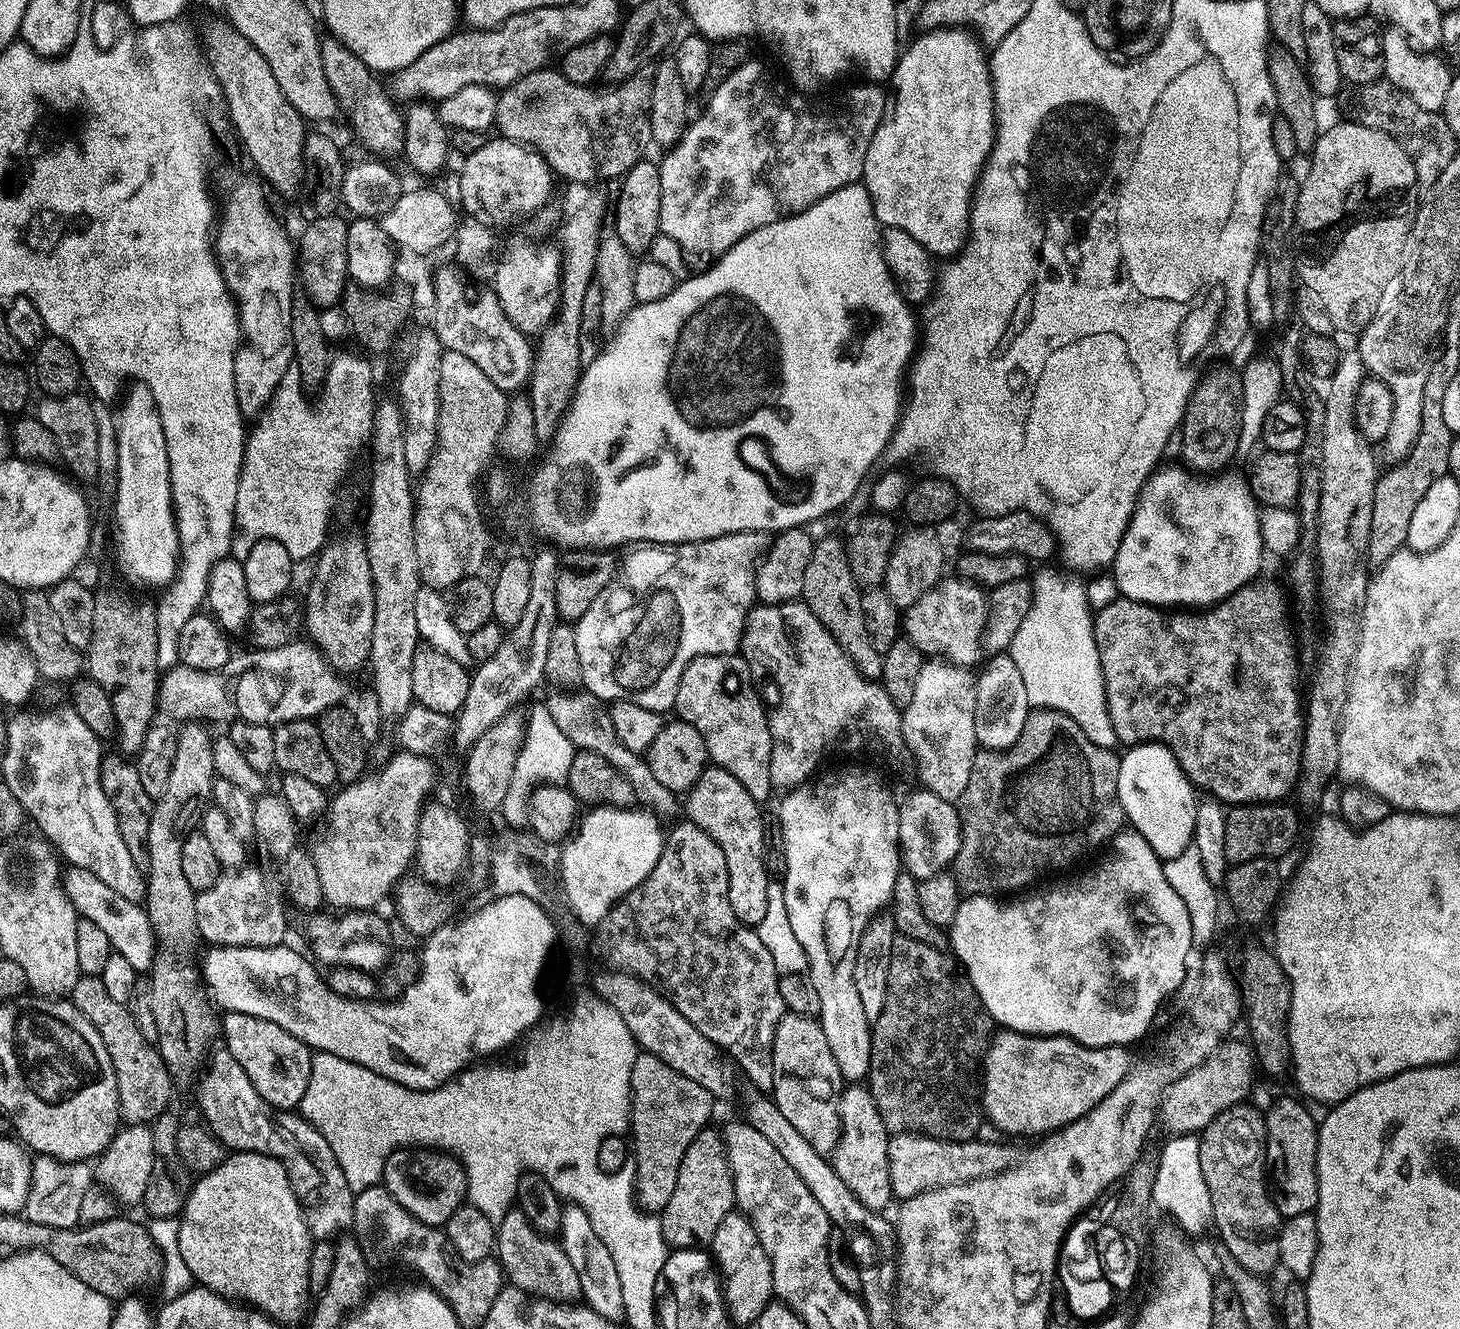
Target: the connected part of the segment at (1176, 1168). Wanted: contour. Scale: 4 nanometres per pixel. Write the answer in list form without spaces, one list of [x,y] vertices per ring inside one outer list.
[[[1176,1134],[1164,1146],[1157,1157],[1153,1200],[1157,1209],[1170,1212],[1190,1234],[1202,1233],[1212,1221],[1213,1207],[1210,1204],[1210,1192],[1202,1175],[1200,1139],[1194,1134]]]

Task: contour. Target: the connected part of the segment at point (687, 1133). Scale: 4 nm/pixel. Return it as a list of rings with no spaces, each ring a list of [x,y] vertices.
[[[641,1051],[634,1062],[634,1070],[630,1074],[630,1086],[632,1087],[632,1114],[630,1117],[630,1148],[634,1153],[634,1162],[636,1158],[636,1168],[634,1167],[634,1199],[643,1211],[649,1214],[659,1214],[663,1212],[666,1202],[670,1202],[670,1194],[674,1194],[674,1182],[678,1182],[678,1166],[682,1166],[682,1154],[686,1154],[686,1146],[690,1146],[690,1142],[694,1142],[694,1138],[698,1138],[698,1134],[702,1129],[709,1127],[712,1116],[712,1100],[713,1093],[708,1092],[698,1082],[694,1082],[694,1078],[686,1078],[686,1074],[678,1074],[678,1070],[674,1070],[670,1066],[666,1066],[666,1062],[662,1062],[662,1058],[658,1058],[654,1054]]]

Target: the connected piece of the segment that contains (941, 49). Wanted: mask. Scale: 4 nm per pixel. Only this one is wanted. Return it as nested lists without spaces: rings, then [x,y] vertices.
[[[934,28],[920,35],[924,36],[899,53],[890,81],[890,115],[881,118],[878,130],[874,130],[874,138],[866,150],[862,183],[870,194],[876,219],[884,228],[906,230],[938,258],[955,255],[966,243],[972,194],[996,141],[996,107],[990,60],[971,31]]]

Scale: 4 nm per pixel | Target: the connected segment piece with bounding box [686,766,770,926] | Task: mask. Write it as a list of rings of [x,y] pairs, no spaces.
[[[709,766],[704,773],[694,782],[694,786],[686,793],[687,819],[697,824],[726,854],[726,870],[730,882],[730,906],[734,914],[744,924],[755,926],[766,918],[766,906],[768,905],[768,885],[770,877],[768,868],[764,864],[764,825],[766,816],[760,813],[761,805],[730,774],[725,768]]]

